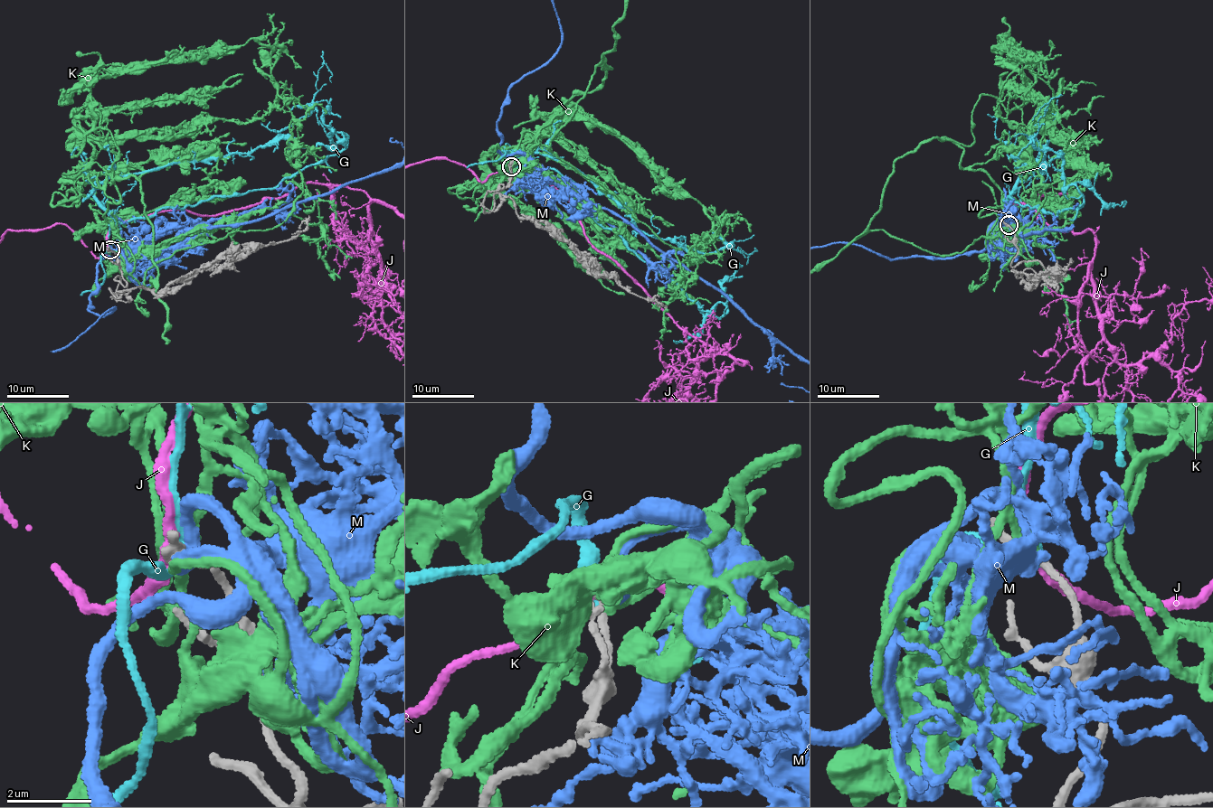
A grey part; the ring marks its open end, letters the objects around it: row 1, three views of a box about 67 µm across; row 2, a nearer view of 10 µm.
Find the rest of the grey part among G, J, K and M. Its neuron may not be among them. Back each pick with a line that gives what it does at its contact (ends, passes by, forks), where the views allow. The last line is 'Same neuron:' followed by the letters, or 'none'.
K: It passes by
Same neuron: K

